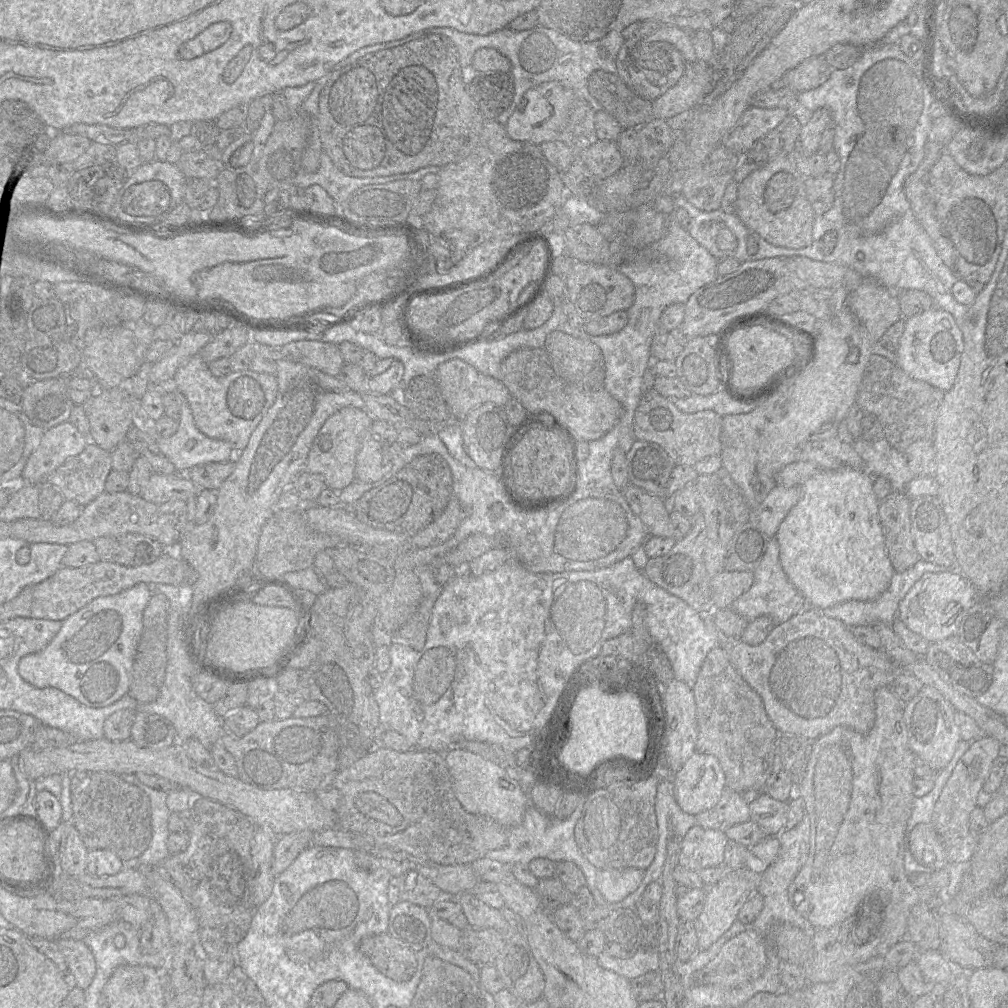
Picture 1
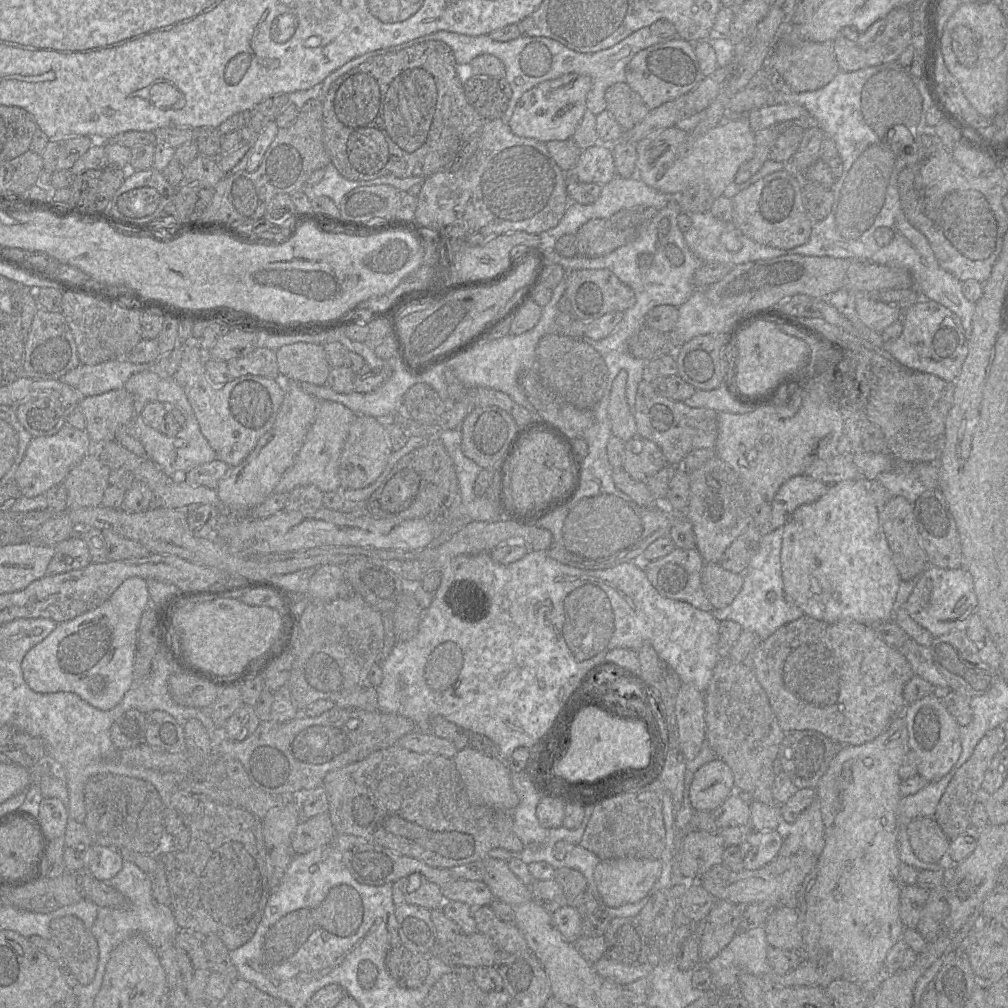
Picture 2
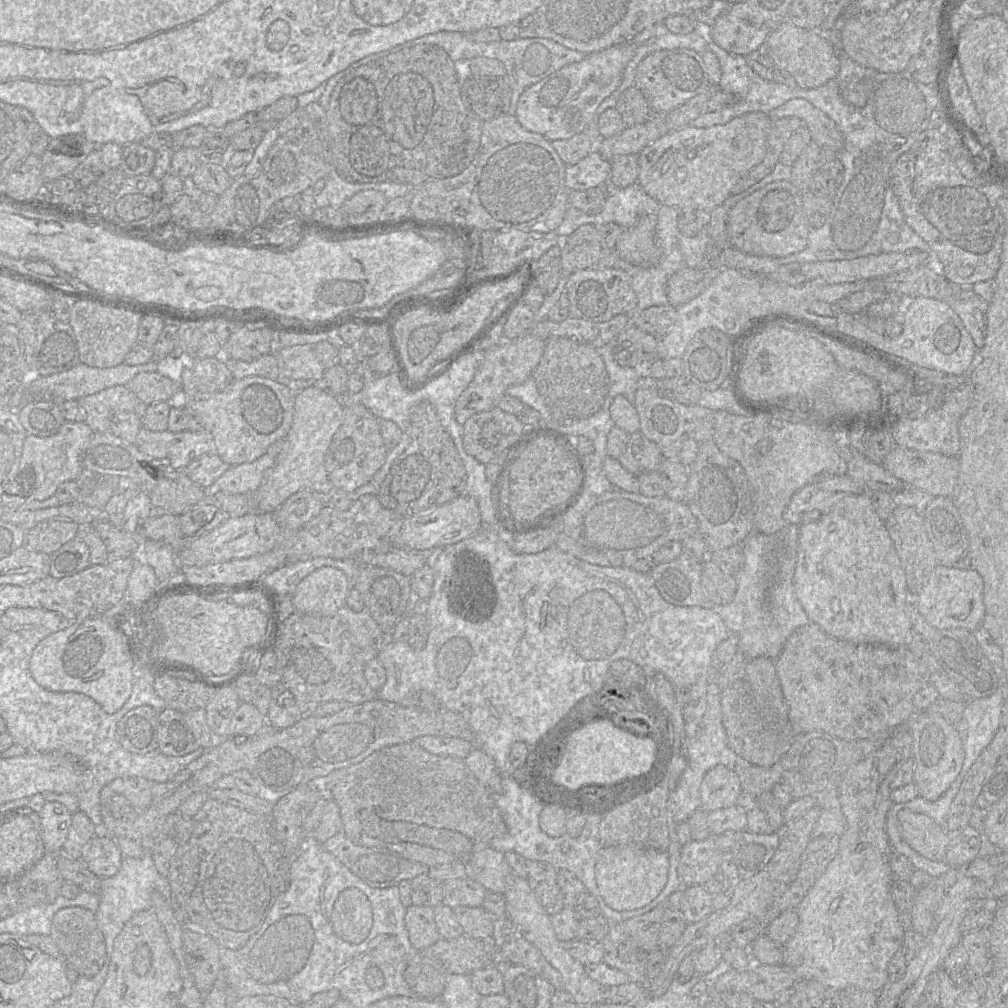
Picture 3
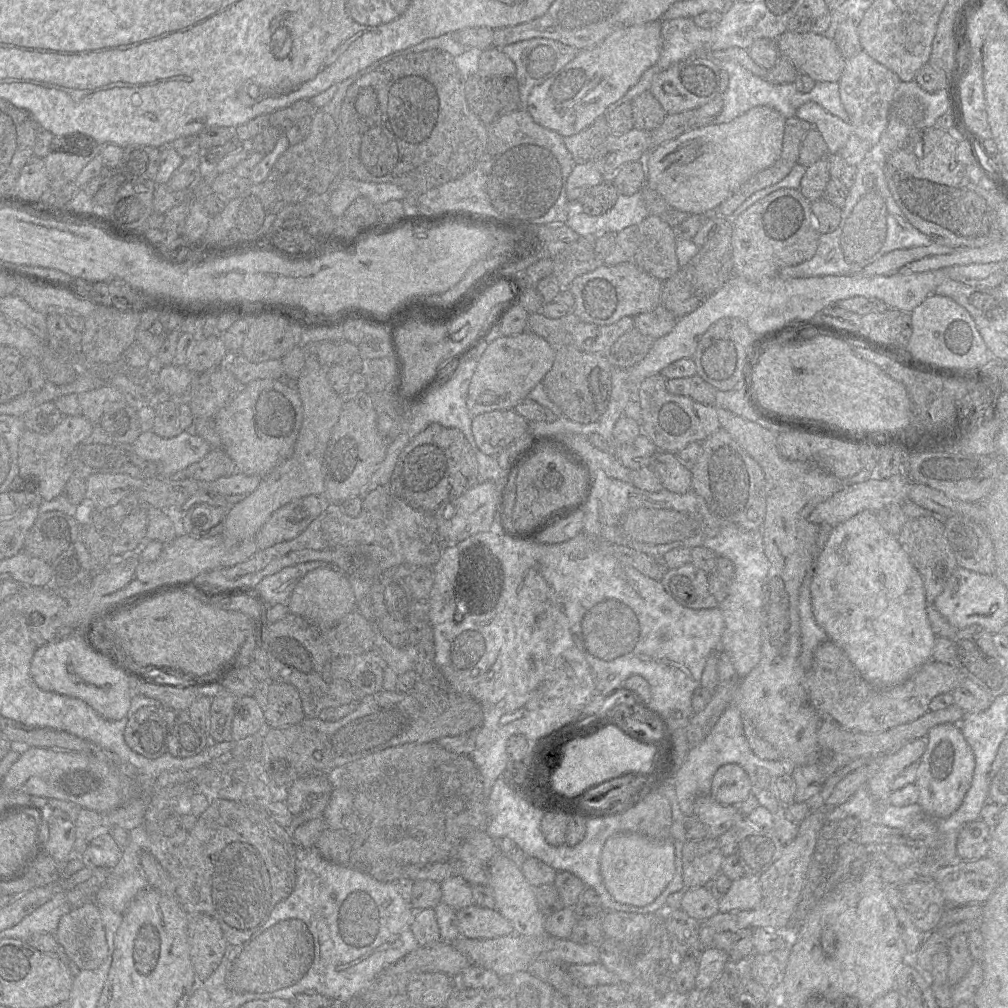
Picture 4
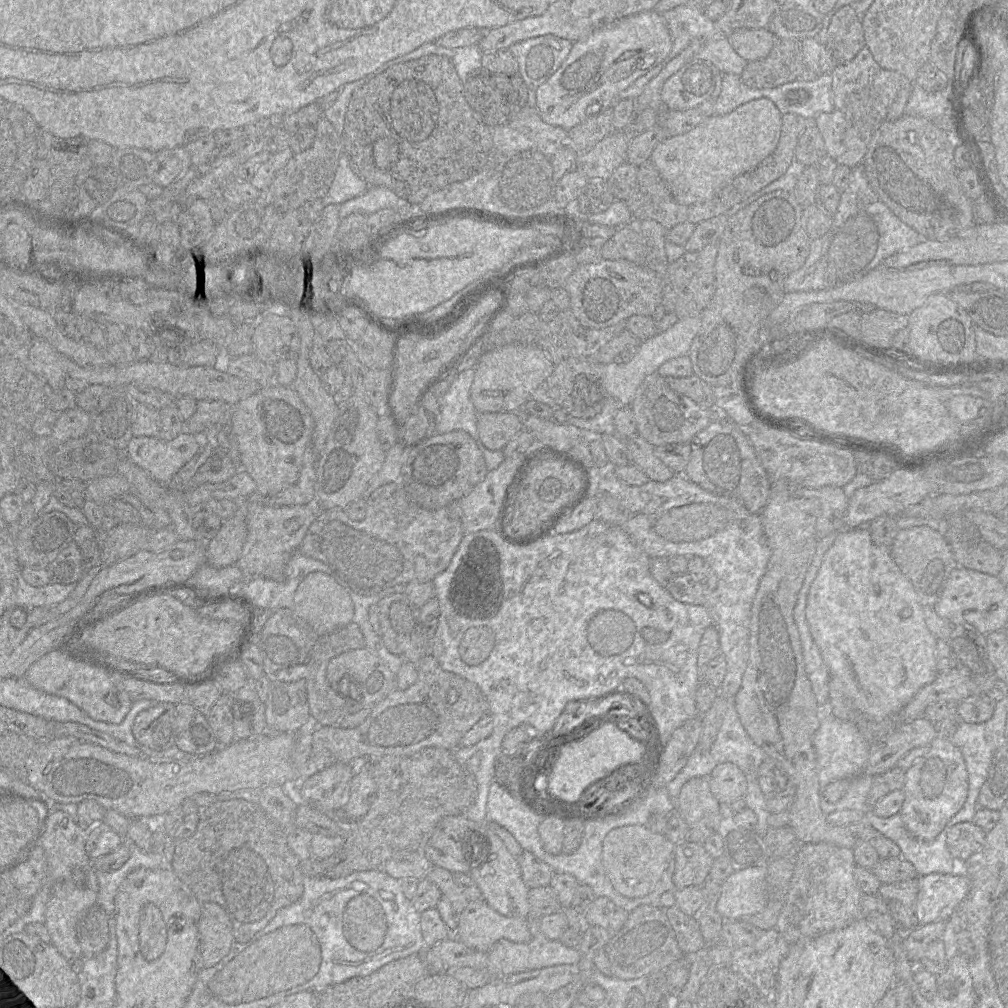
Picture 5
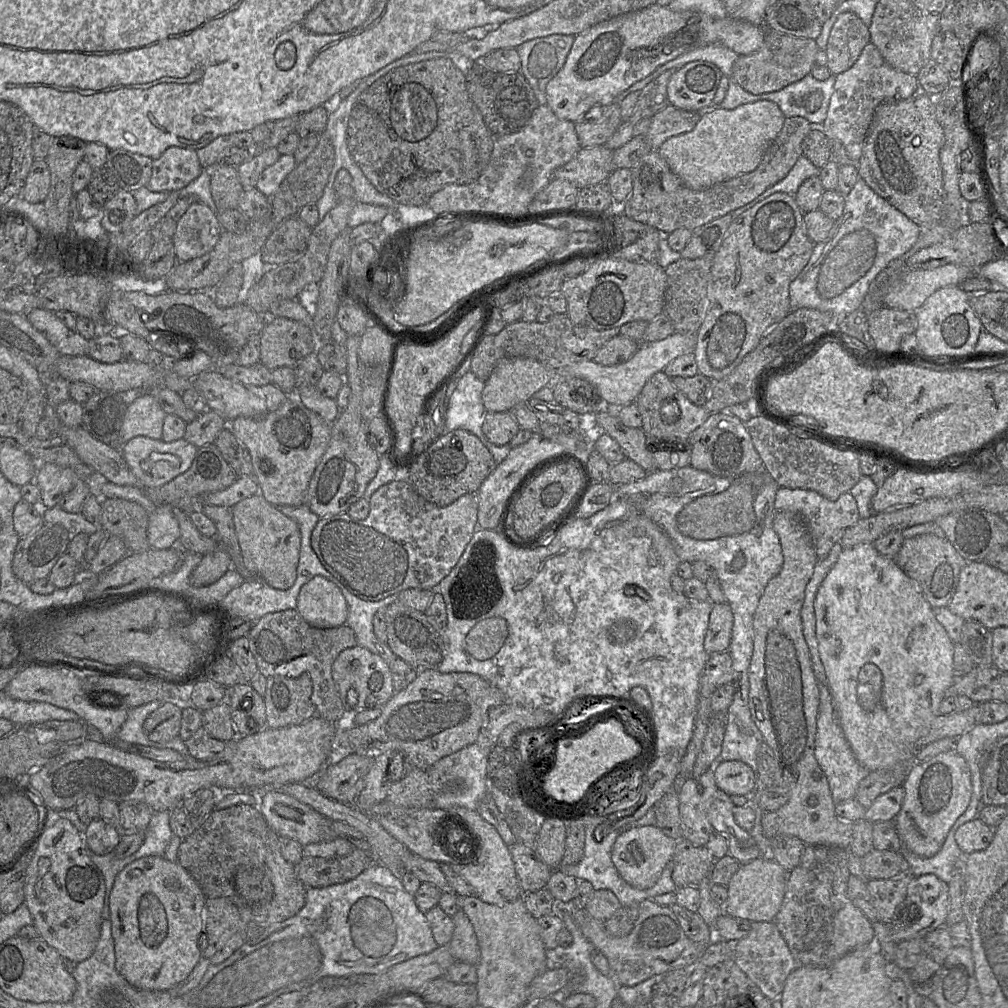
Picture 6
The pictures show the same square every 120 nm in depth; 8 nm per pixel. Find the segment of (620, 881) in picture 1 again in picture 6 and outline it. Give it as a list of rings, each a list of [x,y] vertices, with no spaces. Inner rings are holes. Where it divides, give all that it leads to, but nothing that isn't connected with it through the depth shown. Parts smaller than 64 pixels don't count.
[[[656,825],[631,828],[616,838],[611,859],[627,883],[637,889],[648,889],[655,885],[665,866],[672,860],[677,841],[664,834]]]

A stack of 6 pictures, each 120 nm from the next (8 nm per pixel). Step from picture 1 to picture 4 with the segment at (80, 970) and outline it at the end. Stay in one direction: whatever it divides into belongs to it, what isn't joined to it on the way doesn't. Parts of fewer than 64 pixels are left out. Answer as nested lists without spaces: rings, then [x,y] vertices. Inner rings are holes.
[[[93,900],[63,915],[54,935],[64,953],[80,970],[95,970],[107,957],[105,928]]]

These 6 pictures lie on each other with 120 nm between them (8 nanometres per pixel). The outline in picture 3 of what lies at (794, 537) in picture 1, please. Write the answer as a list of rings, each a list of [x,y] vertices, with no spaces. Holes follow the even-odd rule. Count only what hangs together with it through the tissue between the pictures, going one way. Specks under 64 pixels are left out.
[[[870,493],[845,496],[820,519],[799,526],[797,562],[794,572],[793,585],[796,596],[810,621],[820,626],[829,635],[854,643],[878,644],[885,645],[890,648],[907,648],[907,644],[910,642],[910,635],[913,630],[913,626],[911,620],[912,604],[907,586],[906,574],[901,565],[892,539],[886,529],[885,522],[878,516],[873,507],[870,499]]]

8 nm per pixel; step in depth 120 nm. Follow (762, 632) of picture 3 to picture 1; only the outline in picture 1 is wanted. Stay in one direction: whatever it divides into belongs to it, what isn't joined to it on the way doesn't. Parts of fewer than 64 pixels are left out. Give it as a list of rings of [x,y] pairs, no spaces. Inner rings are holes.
[[[774,537],[770,538],[766,553],[755,568],[753,576],[754,581],[751,588],[736,599],[729,607],[749,621],[759,616],[769,616],[776,625],[779,625],[809,607],[806,599],[785,575],[779,558],[779,544]]]

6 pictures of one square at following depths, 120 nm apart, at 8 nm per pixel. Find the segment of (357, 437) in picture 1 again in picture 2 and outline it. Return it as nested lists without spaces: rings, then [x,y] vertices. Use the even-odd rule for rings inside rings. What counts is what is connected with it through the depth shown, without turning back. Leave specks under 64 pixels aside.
[[[317,400],[315,419],[309,428],[304,443],[294,463],[282,474],[274,493],[290,493],[303,485],[314,485],[323,493],[342,490],[338,474],[341,453],[351,424],[357,415],[341,403]]]

